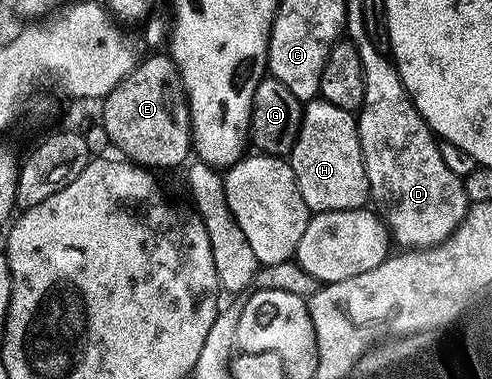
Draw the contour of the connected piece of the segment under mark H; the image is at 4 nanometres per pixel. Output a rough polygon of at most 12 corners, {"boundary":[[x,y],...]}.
{"boundary":[[305,104],[288,156],[311,212],[370,199],[358,120]]}

